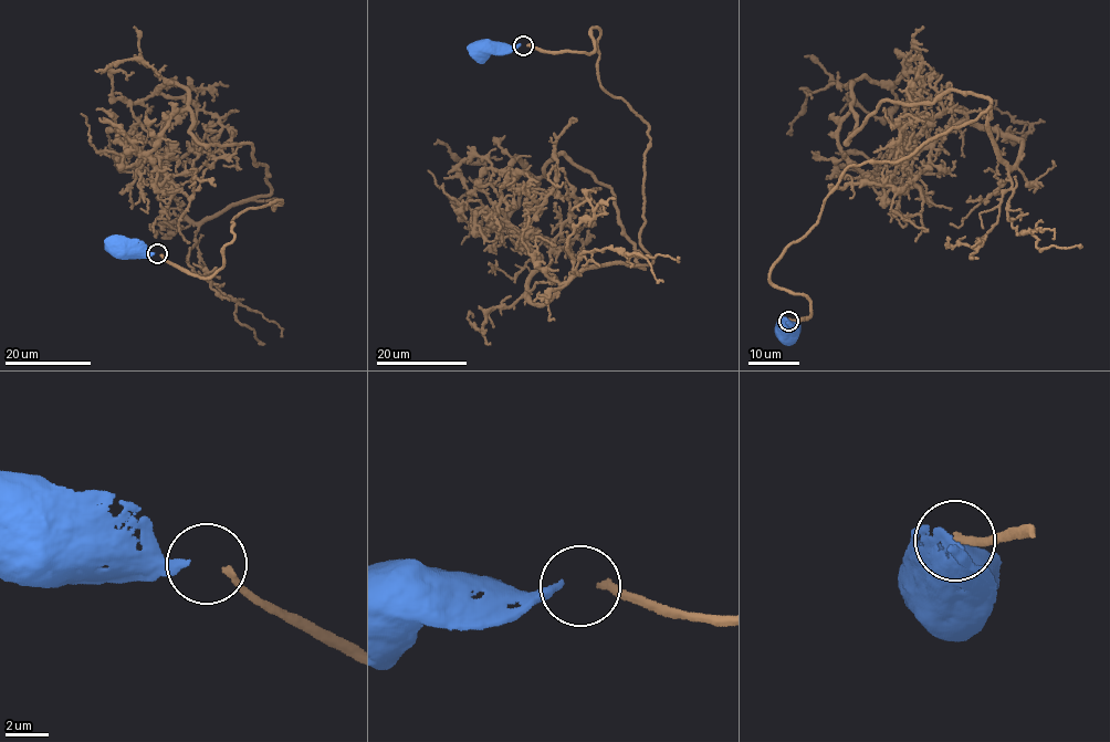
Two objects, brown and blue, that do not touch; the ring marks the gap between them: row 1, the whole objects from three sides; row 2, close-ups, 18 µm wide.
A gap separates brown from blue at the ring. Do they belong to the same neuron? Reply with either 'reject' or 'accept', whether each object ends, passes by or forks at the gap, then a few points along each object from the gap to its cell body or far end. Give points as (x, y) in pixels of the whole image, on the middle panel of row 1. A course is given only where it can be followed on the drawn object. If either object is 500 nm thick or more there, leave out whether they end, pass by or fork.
accept; brown ends there; blue ends there; brown runs (527, 44), (599, 29), (598, 81), (648, 125), (653, 261), (559, 154), (508, 228), (579, 223); blue runs (521, 45), (495, 45), (484, 52)

